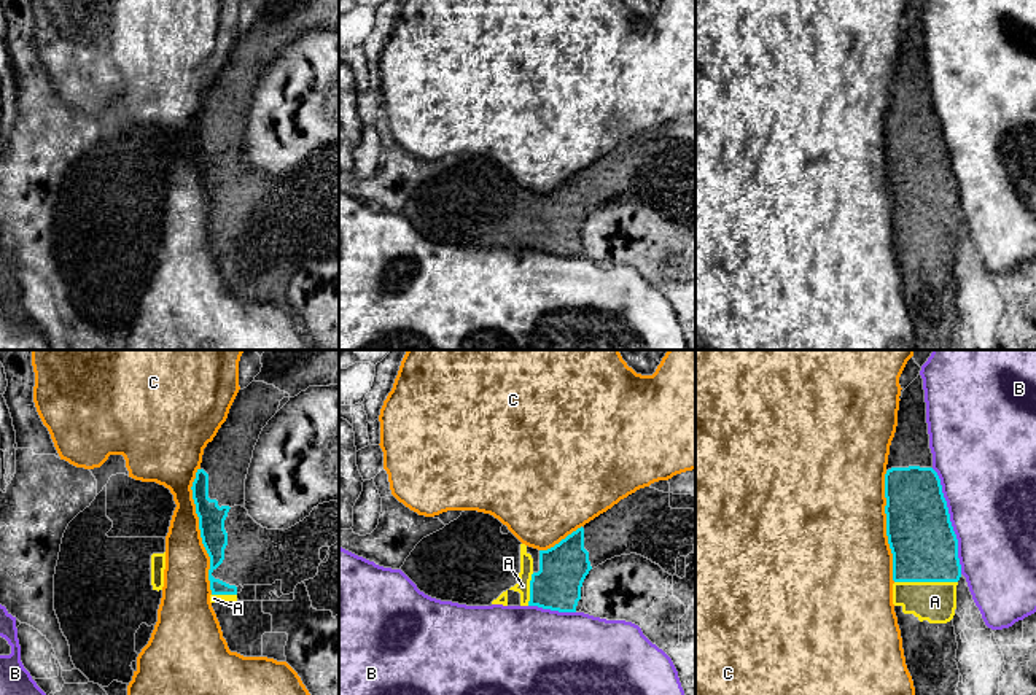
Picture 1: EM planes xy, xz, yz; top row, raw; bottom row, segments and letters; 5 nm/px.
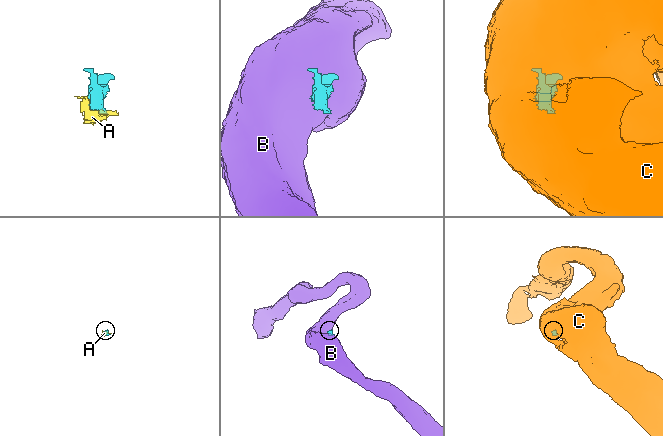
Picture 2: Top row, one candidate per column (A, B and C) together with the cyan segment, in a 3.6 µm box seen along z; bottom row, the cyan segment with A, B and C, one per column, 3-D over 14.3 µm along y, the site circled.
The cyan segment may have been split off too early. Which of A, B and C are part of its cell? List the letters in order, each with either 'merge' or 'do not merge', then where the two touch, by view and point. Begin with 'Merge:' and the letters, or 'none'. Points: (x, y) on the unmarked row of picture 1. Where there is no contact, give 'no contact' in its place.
Merge: A
A: merge | yz (926, 225)
B: do not merge | yz (949, 164)
C: do not merge | xy (201, 175)

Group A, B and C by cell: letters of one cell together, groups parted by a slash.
A / B / C

